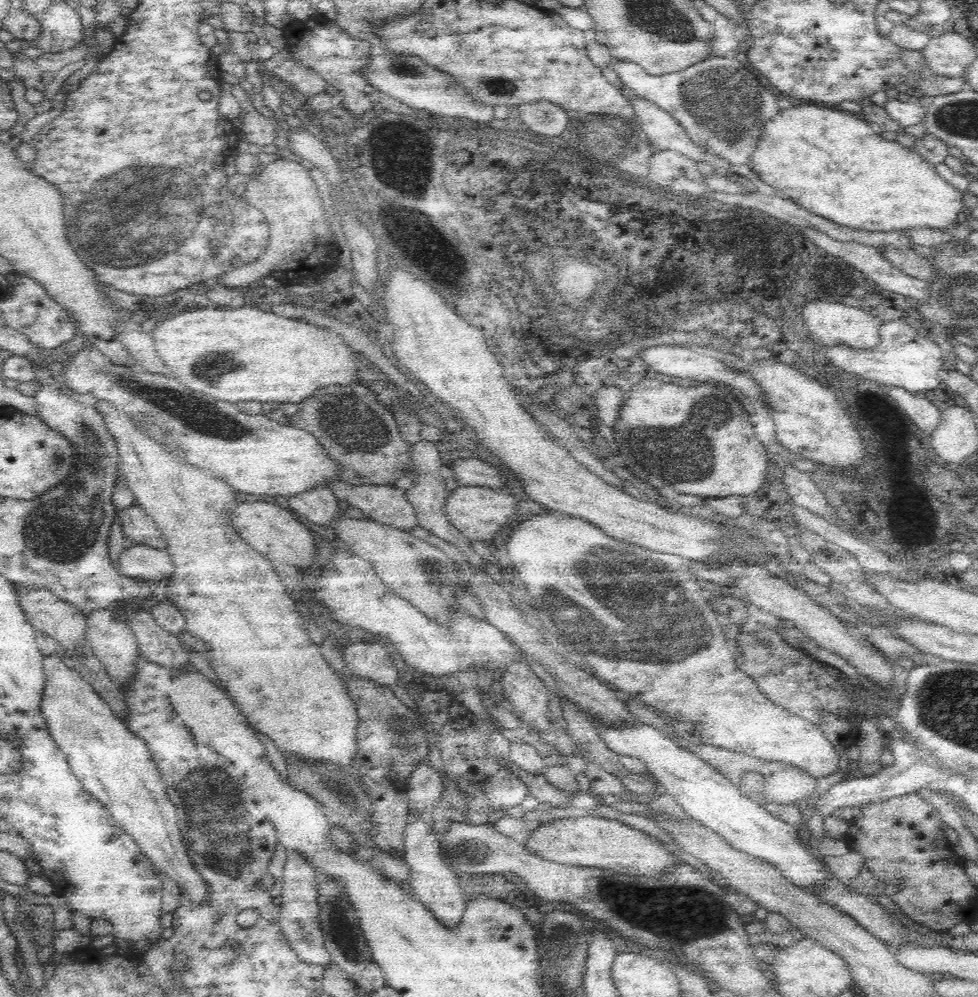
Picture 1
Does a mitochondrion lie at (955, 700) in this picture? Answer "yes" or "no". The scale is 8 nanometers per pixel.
yes

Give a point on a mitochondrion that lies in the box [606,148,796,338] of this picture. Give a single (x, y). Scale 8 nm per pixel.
(734, 224)

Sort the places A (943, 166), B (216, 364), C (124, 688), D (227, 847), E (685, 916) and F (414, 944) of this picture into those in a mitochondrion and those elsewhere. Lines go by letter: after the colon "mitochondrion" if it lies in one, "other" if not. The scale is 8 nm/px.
A: other
B: mitochondrion
C: other
D: mitochondrion
E: mitochondrion
F: other

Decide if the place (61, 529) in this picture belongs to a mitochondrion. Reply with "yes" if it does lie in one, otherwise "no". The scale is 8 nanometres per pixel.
yes

